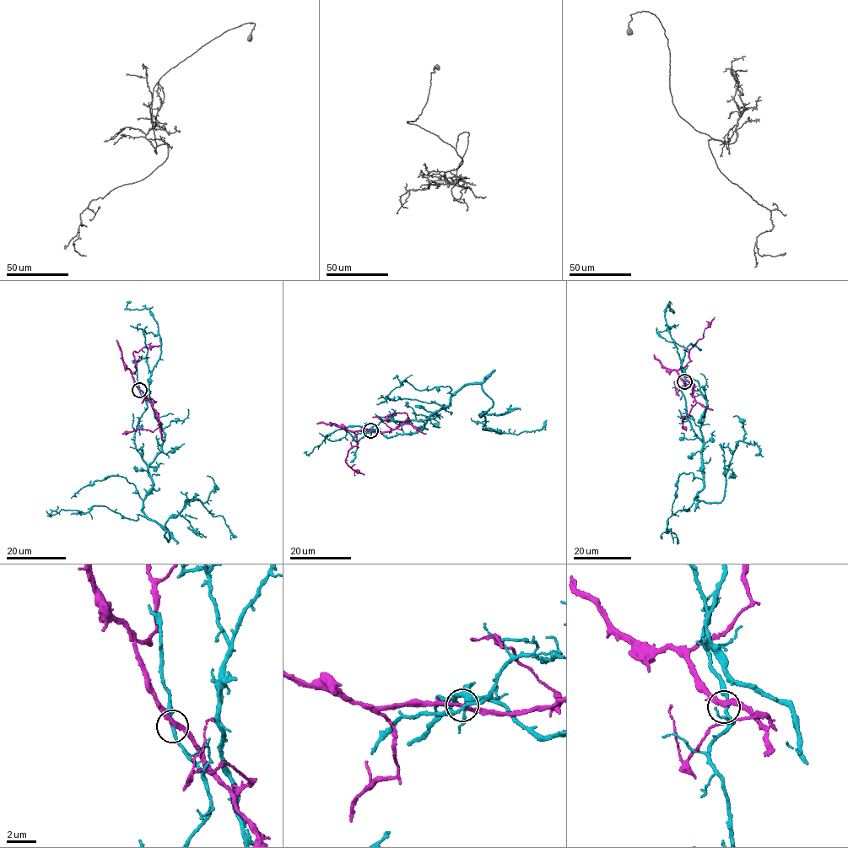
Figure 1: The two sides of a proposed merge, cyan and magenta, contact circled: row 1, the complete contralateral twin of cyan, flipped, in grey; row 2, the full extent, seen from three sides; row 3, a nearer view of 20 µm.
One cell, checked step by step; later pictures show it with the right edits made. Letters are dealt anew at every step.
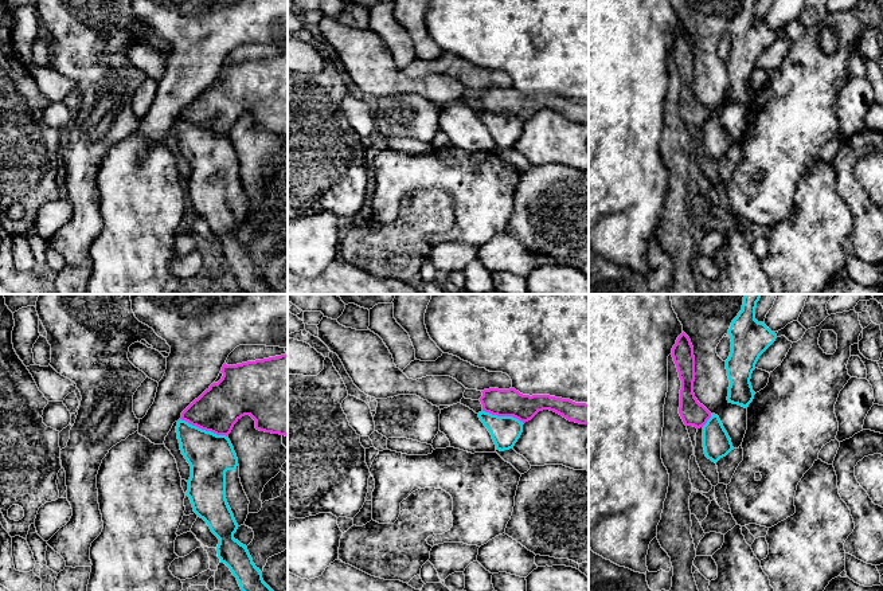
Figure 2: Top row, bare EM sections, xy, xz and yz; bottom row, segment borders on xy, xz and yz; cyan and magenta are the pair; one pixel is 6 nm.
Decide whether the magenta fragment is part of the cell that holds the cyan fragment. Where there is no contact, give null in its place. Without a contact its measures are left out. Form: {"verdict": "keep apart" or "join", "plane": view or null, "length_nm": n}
{"verdict": "keep apart", "plane": "xy", "length_nm": 300}

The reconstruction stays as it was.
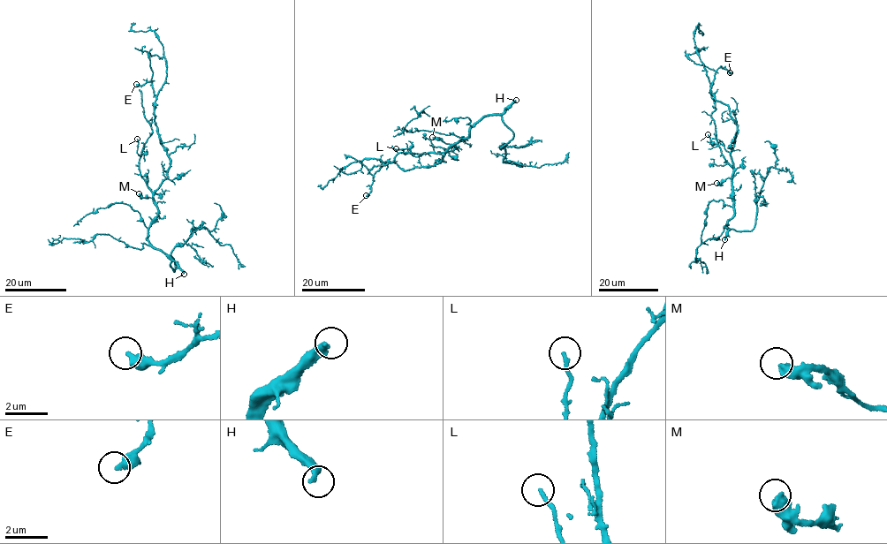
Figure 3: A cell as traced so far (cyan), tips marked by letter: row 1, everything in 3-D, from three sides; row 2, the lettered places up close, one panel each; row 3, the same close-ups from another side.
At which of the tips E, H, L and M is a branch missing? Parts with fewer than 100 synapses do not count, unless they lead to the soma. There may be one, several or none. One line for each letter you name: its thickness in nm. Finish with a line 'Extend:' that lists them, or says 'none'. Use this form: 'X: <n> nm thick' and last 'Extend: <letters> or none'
H: 360 nm thick
Extend: H

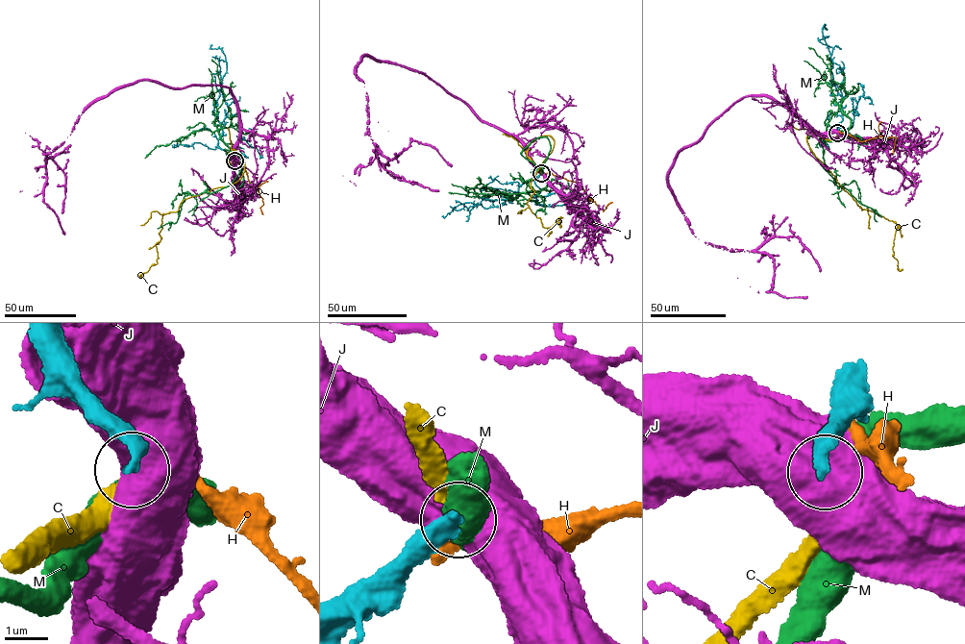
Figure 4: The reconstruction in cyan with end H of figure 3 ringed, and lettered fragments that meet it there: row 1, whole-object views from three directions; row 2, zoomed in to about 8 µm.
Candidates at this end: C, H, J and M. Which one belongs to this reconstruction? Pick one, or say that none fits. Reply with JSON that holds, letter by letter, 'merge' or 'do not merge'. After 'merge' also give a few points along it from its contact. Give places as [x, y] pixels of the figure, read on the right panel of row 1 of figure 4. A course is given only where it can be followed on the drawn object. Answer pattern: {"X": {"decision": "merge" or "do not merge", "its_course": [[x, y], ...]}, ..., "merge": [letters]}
{"C": {"decision": "merge", "its_course": [[838, 133], [828, 139], [808, 133], [807, 143], [862, 210], [896, 223], [892, 255], [899, 270], [903, 269]]}, "H": {"decision": "do not merge"}, "J": {"decision": "do not merge"}, "M": {"decision": "do not merge"}, "merge": ["C"]}

